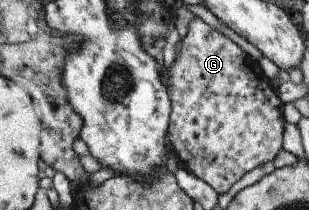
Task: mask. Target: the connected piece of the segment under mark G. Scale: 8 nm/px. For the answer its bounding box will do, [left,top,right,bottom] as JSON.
[161,17,284,194]

